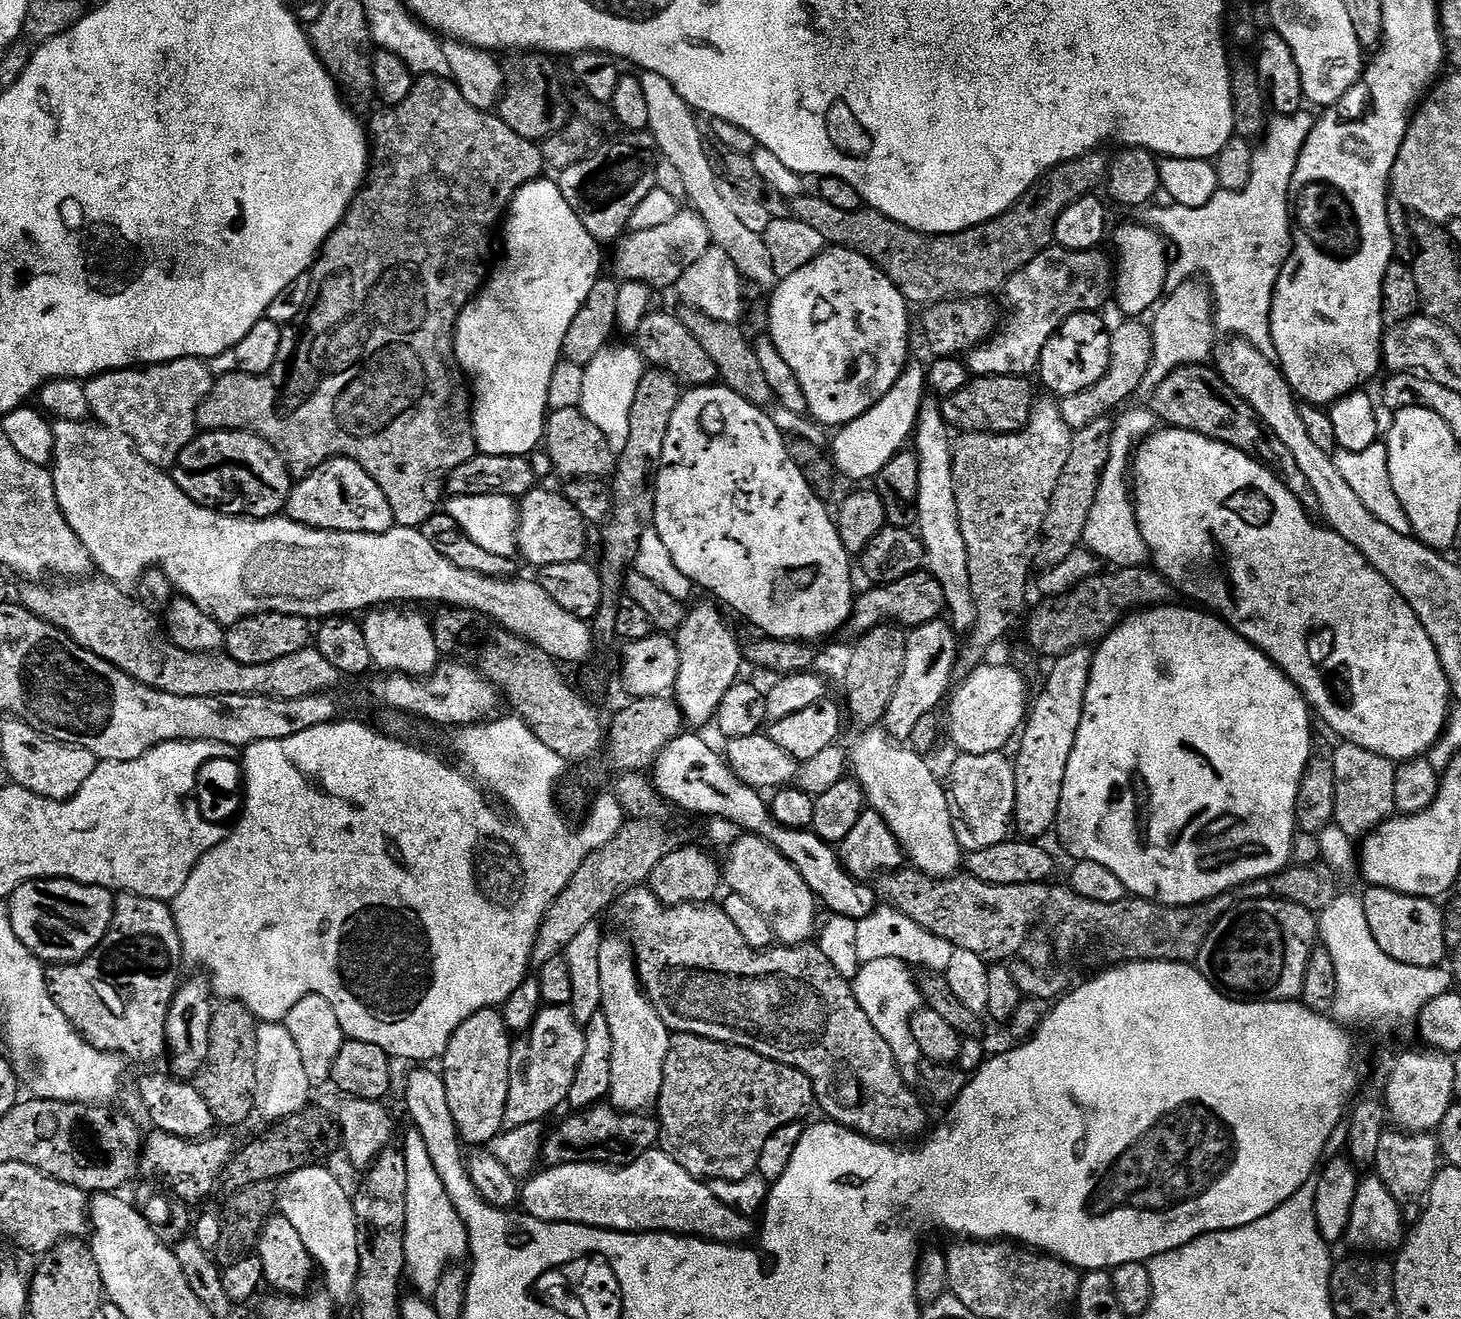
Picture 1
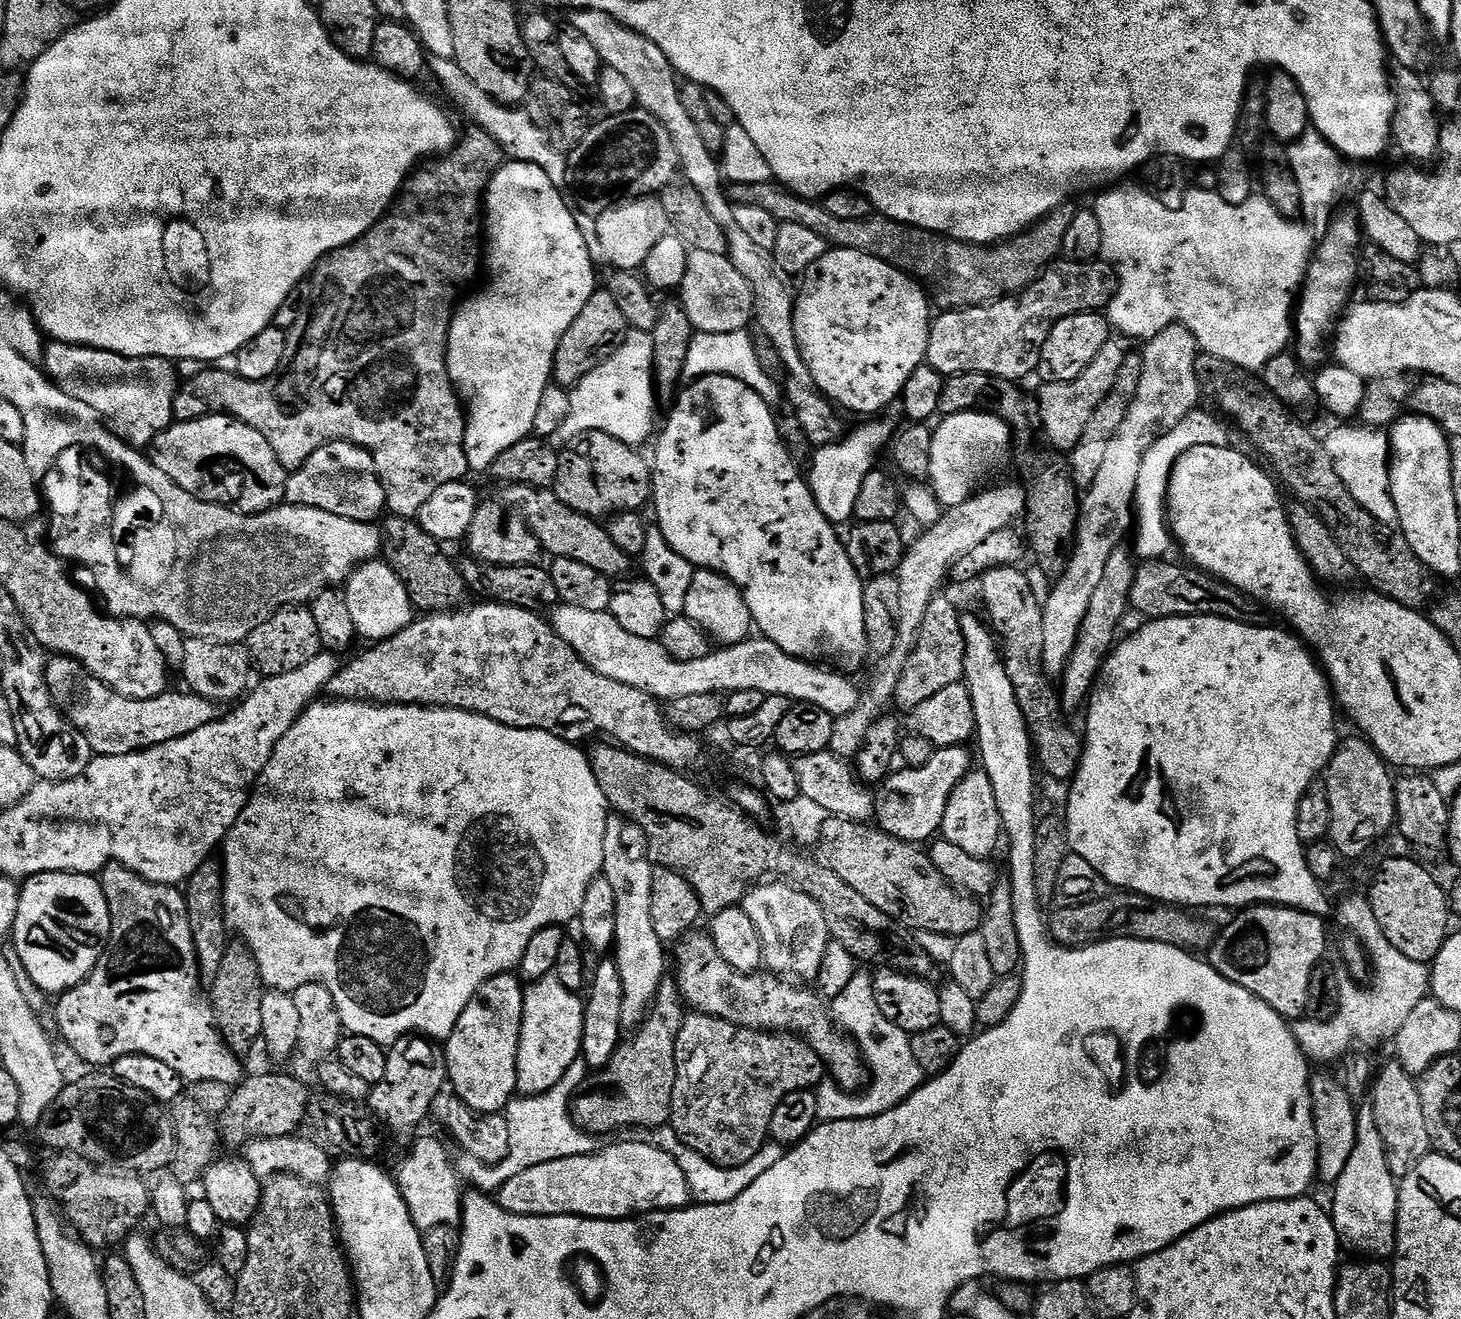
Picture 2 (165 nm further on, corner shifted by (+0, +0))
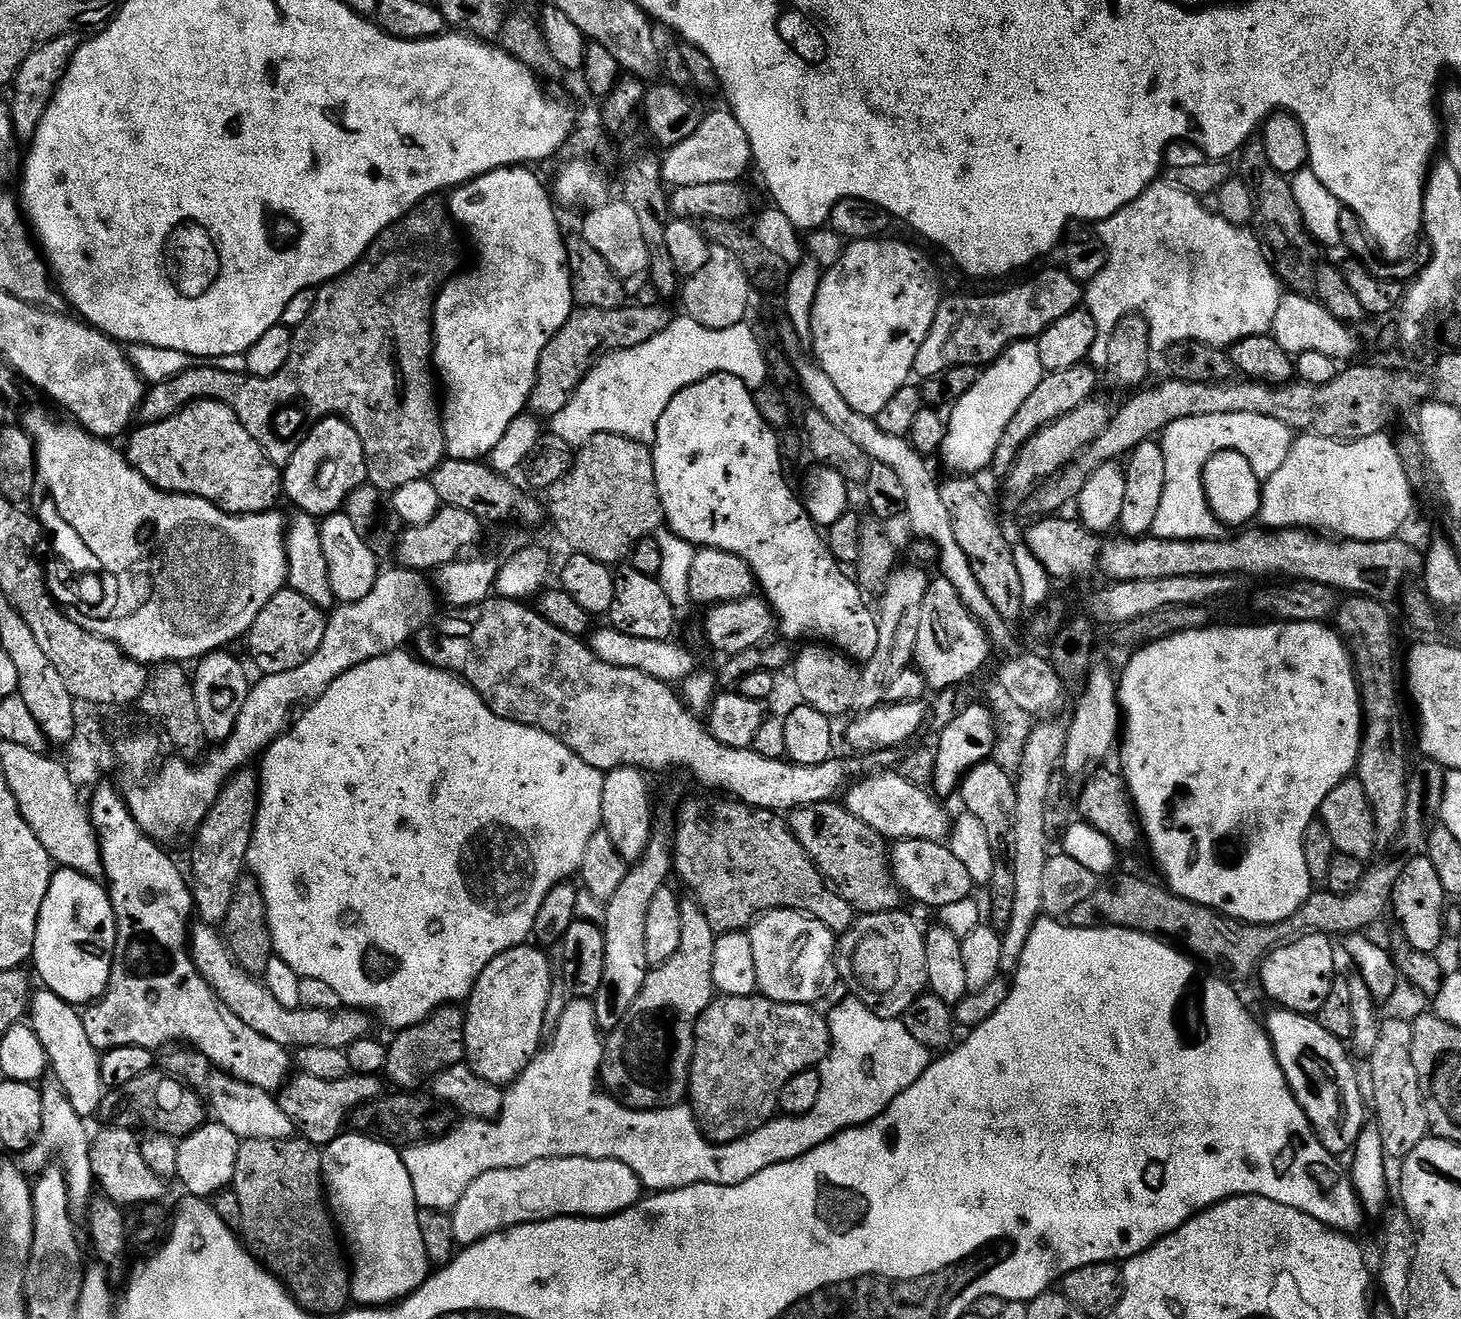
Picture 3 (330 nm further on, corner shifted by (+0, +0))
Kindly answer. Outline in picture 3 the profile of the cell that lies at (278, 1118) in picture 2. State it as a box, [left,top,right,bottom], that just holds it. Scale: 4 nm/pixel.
[278,1072,382,1146]

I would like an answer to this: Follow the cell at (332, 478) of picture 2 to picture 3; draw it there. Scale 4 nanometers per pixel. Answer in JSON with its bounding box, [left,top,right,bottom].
[282,416,368,518]

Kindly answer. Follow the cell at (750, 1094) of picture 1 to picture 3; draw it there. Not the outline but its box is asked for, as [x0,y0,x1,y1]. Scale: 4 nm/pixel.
[687,994,834,1144]

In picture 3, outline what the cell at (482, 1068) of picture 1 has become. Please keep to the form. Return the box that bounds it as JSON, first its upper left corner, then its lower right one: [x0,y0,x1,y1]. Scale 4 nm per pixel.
[464,942,554,1086]

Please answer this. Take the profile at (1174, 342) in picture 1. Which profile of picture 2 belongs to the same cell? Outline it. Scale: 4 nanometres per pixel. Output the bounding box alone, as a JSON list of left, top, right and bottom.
[1041,326,1200,678]

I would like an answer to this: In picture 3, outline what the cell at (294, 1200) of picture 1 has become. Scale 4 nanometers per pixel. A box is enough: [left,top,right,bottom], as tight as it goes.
[206,1071,294,1141]

